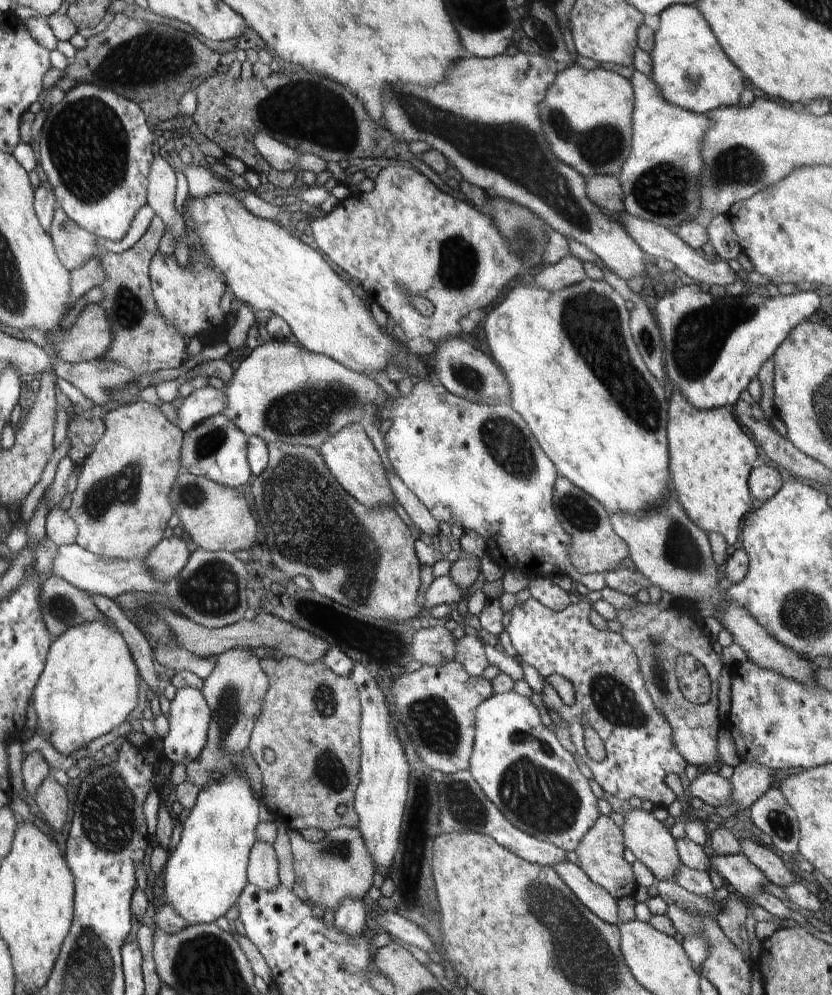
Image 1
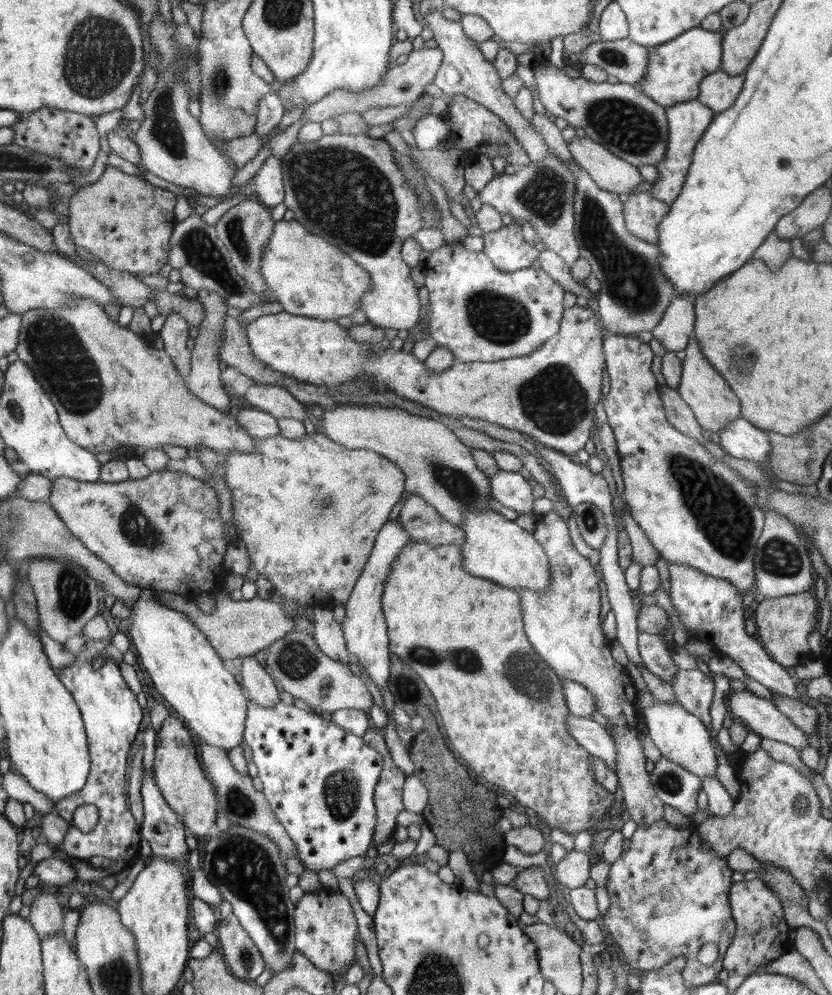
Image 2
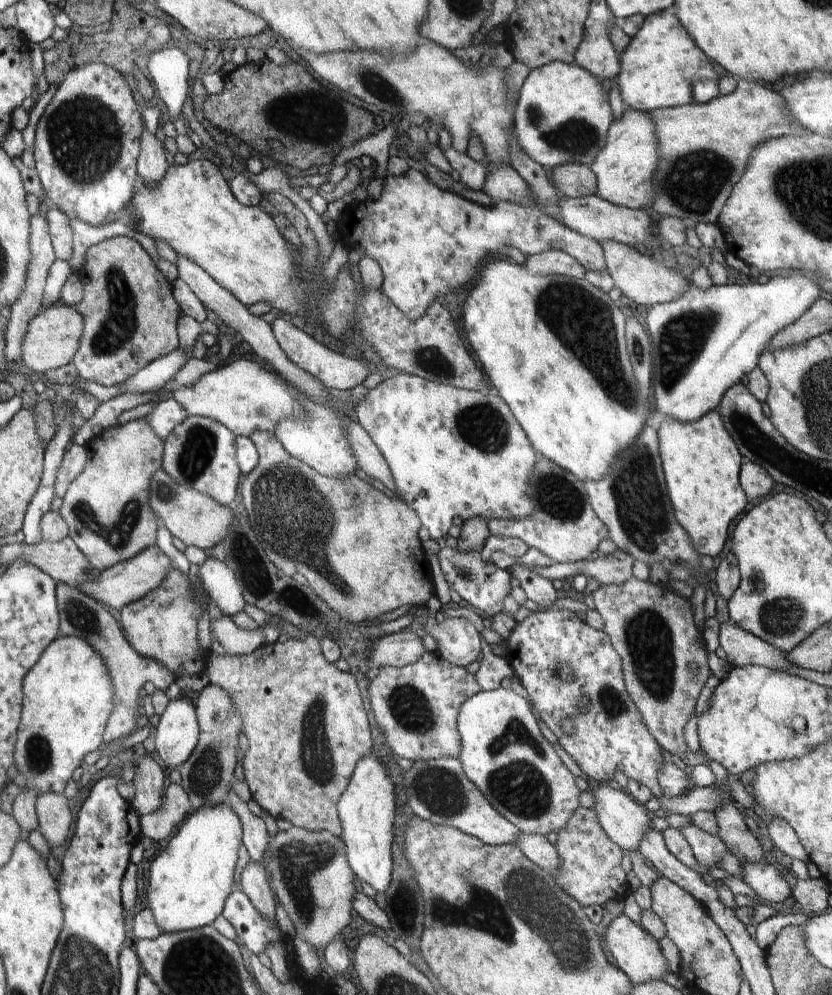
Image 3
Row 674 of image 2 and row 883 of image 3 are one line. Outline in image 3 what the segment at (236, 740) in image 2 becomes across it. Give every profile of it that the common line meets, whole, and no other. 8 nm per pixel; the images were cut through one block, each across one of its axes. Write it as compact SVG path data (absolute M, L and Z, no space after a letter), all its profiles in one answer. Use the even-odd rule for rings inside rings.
M228 804L206 805L186 817L165 850L159 851L150 869L146 898L156 924L163 933L177 933L212 925L223 914L225 900L232 893L238 848L243 843L243 826L238 813Z

